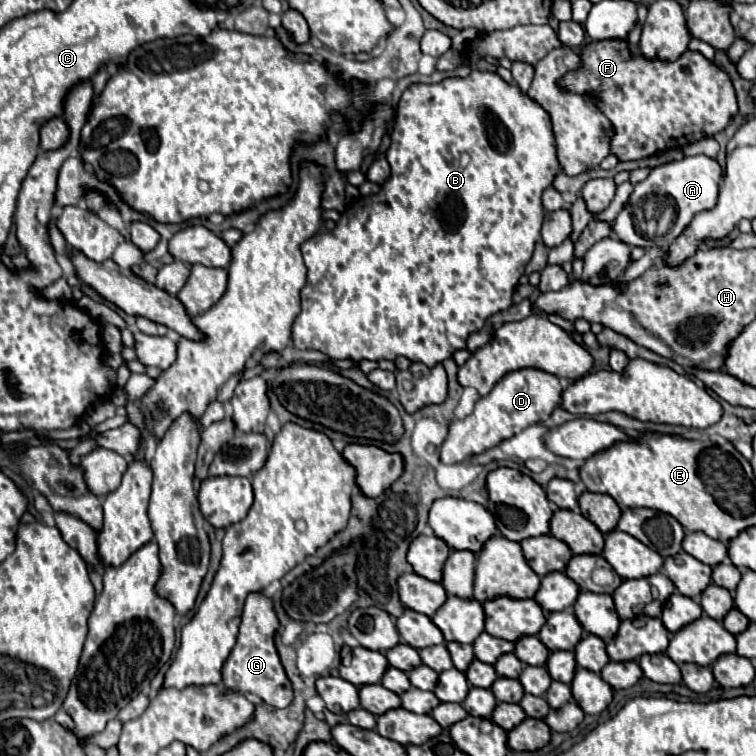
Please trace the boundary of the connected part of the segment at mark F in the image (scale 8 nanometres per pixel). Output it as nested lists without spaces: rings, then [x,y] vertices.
[[[620,38],[596,40],[582,46],[580,66],[572,72],[566,72],[558,80],[558,86],[574,94],[596,96],[600,112],[612,122],[614,128],[614,134],[610,138],[610,154],[614,154],[620,162],[642,160],[670,148],[684,148],[686,144],[698,142],[702,138],[710,138],[722,132],[728,126],[728,122],[738,114],[736,92],[730,76],[714,62],[704,58],[700,52],[686,50],[674,62],[648,60],[640,52],[632,54],[628,48],[628,40],[620,40]]]

